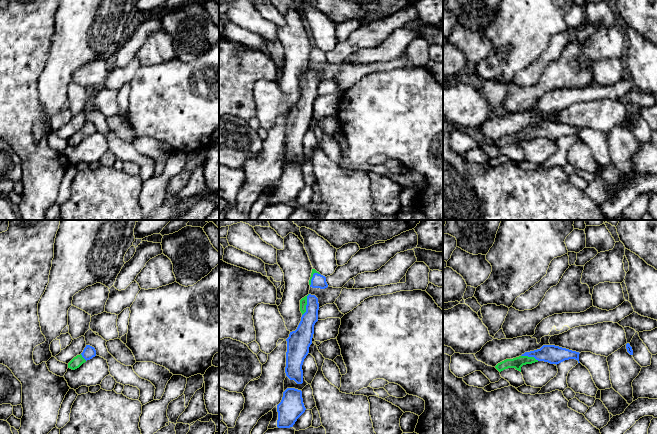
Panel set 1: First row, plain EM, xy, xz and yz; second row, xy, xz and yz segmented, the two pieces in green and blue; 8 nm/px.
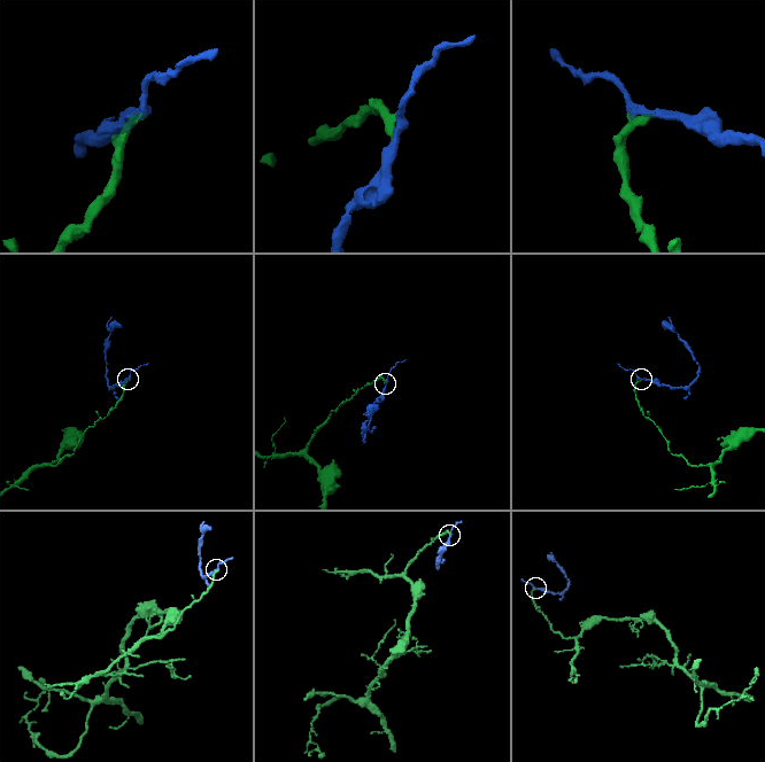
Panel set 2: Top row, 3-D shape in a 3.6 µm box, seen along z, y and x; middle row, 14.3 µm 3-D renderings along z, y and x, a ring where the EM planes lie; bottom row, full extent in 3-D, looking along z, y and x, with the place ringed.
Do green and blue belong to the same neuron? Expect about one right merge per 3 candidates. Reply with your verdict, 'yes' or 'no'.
yes

